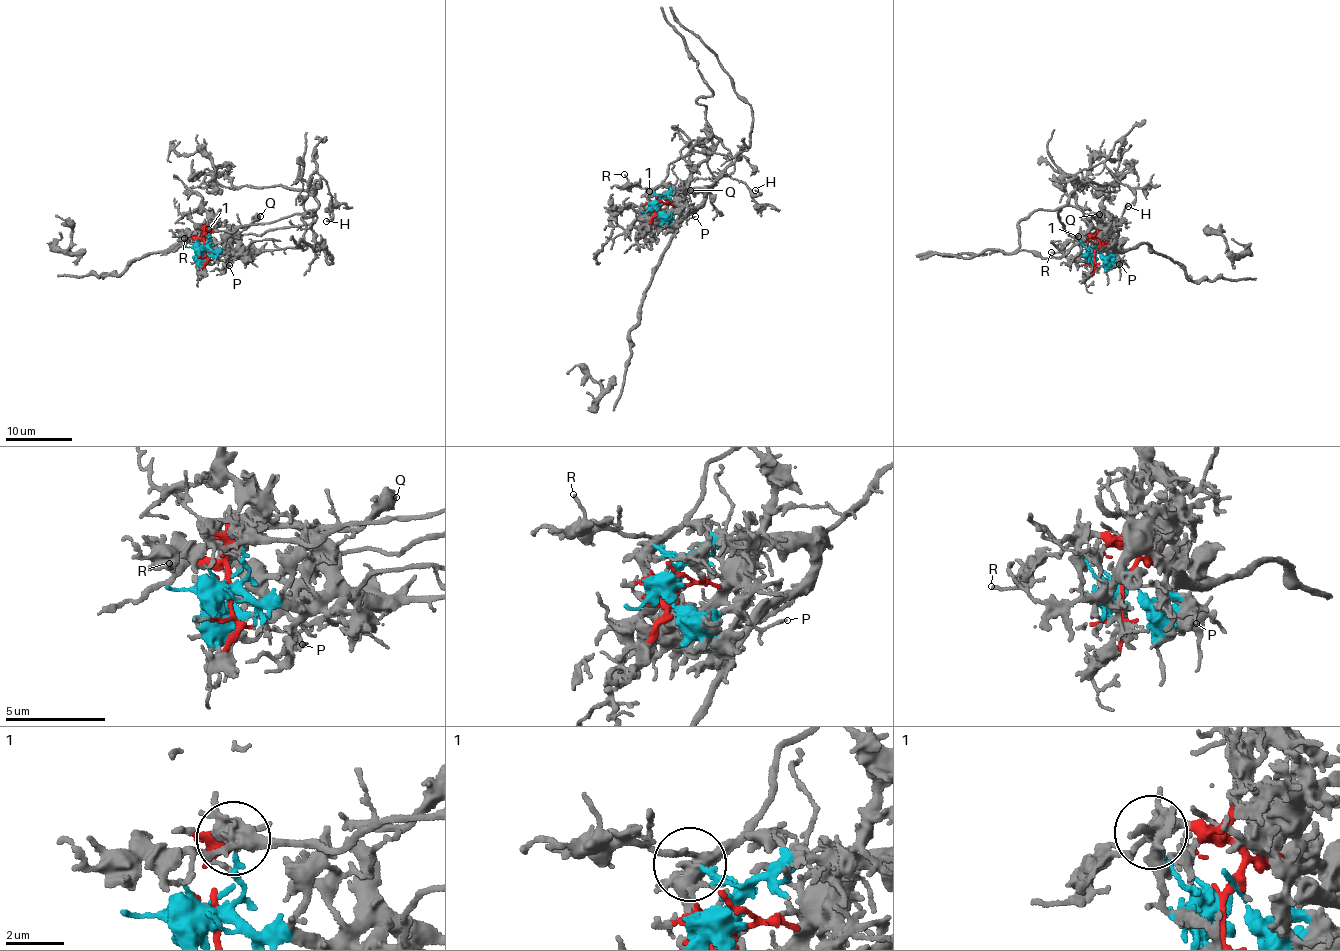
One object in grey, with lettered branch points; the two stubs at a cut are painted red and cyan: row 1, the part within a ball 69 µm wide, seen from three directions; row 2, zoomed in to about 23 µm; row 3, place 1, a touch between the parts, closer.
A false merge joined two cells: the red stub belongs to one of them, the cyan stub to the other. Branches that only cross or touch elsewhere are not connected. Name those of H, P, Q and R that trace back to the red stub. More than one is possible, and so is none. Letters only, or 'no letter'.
H, R

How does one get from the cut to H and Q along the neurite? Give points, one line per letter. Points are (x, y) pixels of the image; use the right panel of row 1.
H: (1094, 251), (1098, 241), (1058, 215), (1076, 190), (1067, 194), (1065, 177), (1103, 162), (1135, 195), (1128, 206)
Q: (1093, 251), (1089, 251), (1087, 256), (1091, 256), (1090, 250), (1094, 245), (1094, 229), (1089, 224), (1099, 214)

